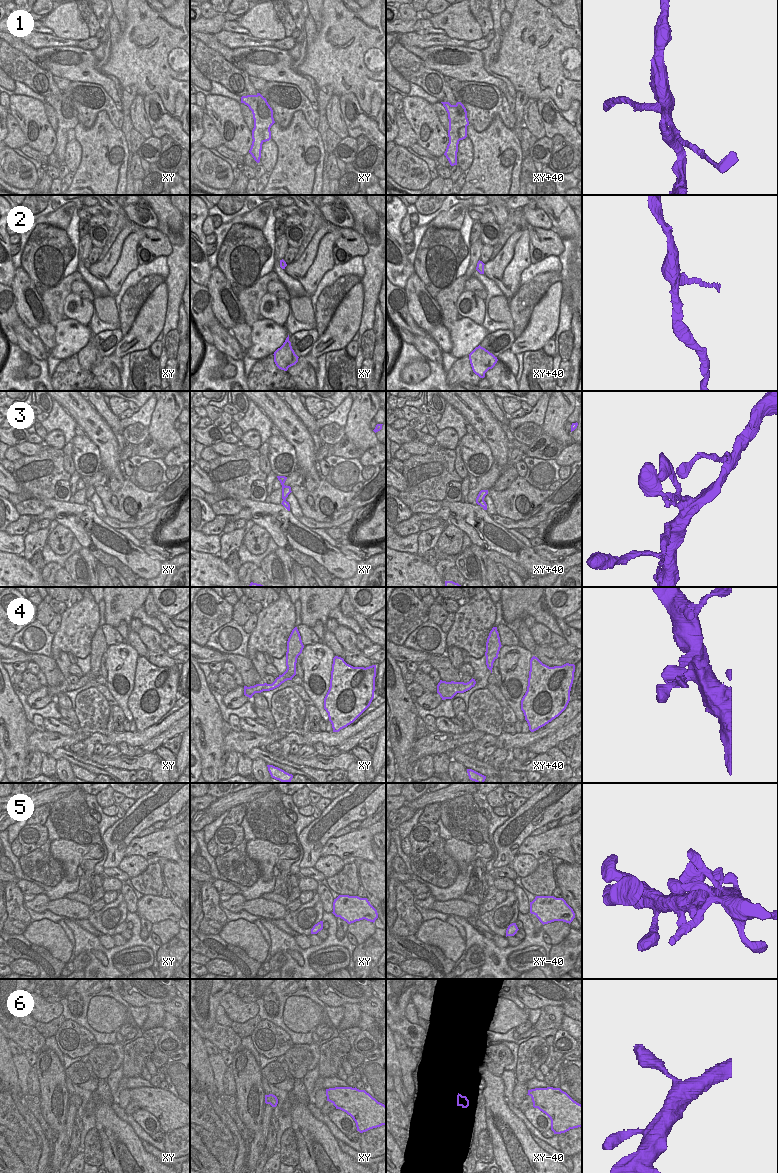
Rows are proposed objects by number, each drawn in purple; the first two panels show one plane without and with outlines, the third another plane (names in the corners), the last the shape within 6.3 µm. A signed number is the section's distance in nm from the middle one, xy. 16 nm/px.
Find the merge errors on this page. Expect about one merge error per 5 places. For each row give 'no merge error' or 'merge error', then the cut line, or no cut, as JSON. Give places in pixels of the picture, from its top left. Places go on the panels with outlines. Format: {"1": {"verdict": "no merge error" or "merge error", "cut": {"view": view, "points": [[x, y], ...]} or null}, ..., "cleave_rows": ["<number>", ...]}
{"1": {"verdict": "merge error", "cut": {"view": "xy+40", "points": [[466, 126], [462, 126], [459, 129], [459, 139]]}}, "2": {"verdict": "no merge error", "cut": null}, "3": {"verdict": "no merge error", "cut": null}, "4": {"verdict": "no merge error", "cut": null}, "5": {"verdict": "no merge error", "cut": null}, "6": {"verdict": "no merge error", "cut": null}, "cleave_rows": ["1"]}

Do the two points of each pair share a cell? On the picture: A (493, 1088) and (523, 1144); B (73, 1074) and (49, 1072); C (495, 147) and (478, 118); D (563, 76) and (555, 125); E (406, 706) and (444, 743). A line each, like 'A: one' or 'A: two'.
A: one
B: two
C: two
D: two
E: two

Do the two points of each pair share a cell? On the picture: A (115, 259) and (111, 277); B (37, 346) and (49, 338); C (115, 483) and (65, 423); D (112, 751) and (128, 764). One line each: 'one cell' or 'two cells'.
A: one cell
B: two cells
C: two cells
D: two cells

